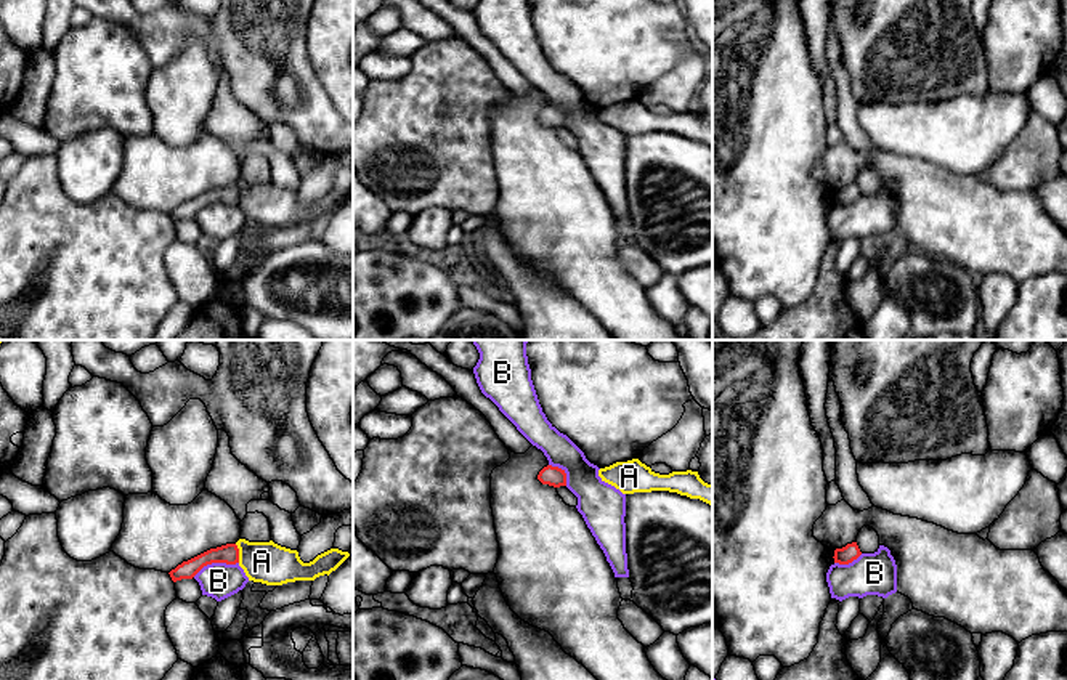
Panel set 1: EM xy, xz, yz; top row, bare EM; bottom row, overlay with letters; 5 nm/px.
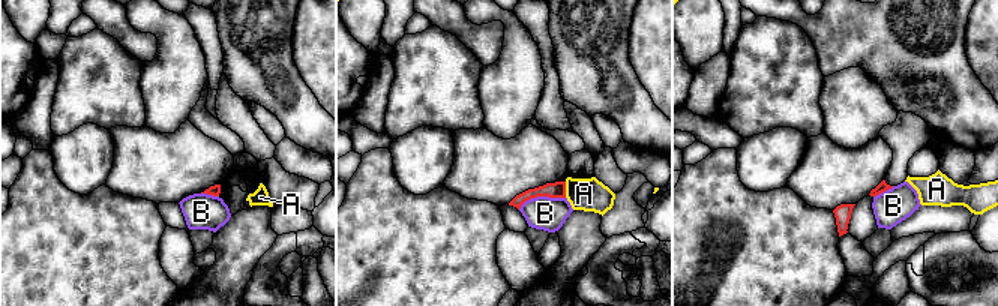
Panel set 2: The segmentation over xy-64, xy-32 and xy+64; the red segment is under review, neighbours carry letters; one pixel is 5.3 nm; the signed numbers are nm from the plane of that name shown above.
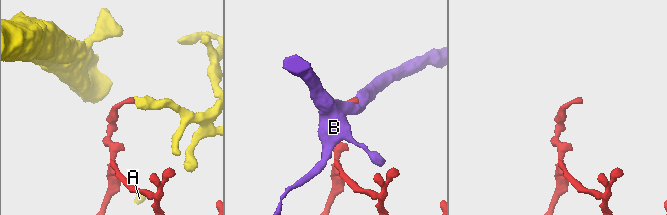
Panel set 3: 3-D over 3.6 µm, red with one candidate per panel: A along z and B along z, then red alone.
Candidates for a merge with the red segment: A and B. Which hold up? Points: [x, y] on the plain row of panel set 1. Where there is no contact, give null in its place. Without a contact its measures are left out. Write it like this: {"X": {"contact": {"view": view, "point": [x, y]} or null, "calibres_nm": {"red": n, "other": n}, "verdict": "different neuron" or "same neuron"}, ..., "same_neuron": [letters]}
{"A": {"contact": {"view": "xy", "point": [238, 194]}, "calibres_nm": {"red": 100, "other": 200}, "verdict": "different neuron"}, "B": {"contact": {"view": "xy", "point": [215, 202]}, "calibres_nm": {"red": 100, "other": 180}, "verdict": "different neuron"}, "same_neuron": []}

